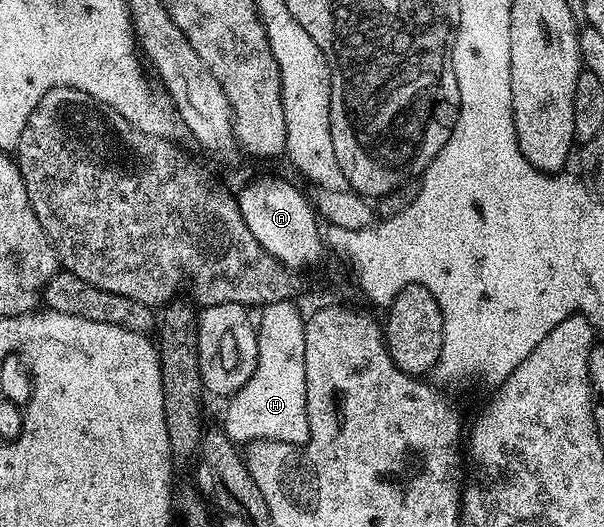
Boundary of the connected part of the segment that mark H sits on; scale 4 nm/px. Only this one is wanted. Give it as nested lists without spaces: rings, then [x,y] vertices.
[[[279,301],[278,303],[270,303],[263,306],[259,310],[260,321],[258,317],[258,324],[256,325],[256,342],[258,343],[258,359],[256,360],[256,370],[254,375],[250,375],[250,379],[246,379],[246,383],[240,390],[232,394],[227,398],[226,405],[228,410],[224,413],[224,422],[222,422],[222,428],[224,434],[230,438],[230,440],[237,443],[251,443],[254,441],[281,441],[282,443],[290,443],[291,445],[305,445],[308,442],[308,436],[312,433],[312,426],[310,424],[310,418],[308,416],[308,402],[310,400],[310,394],[308,394],[308,373],[310,377],[310,369],[306,364],[306,358],[304,356],[304,322],[305,318],[300,317],[300,313],[295,309],[295,304],[292,301]]]

